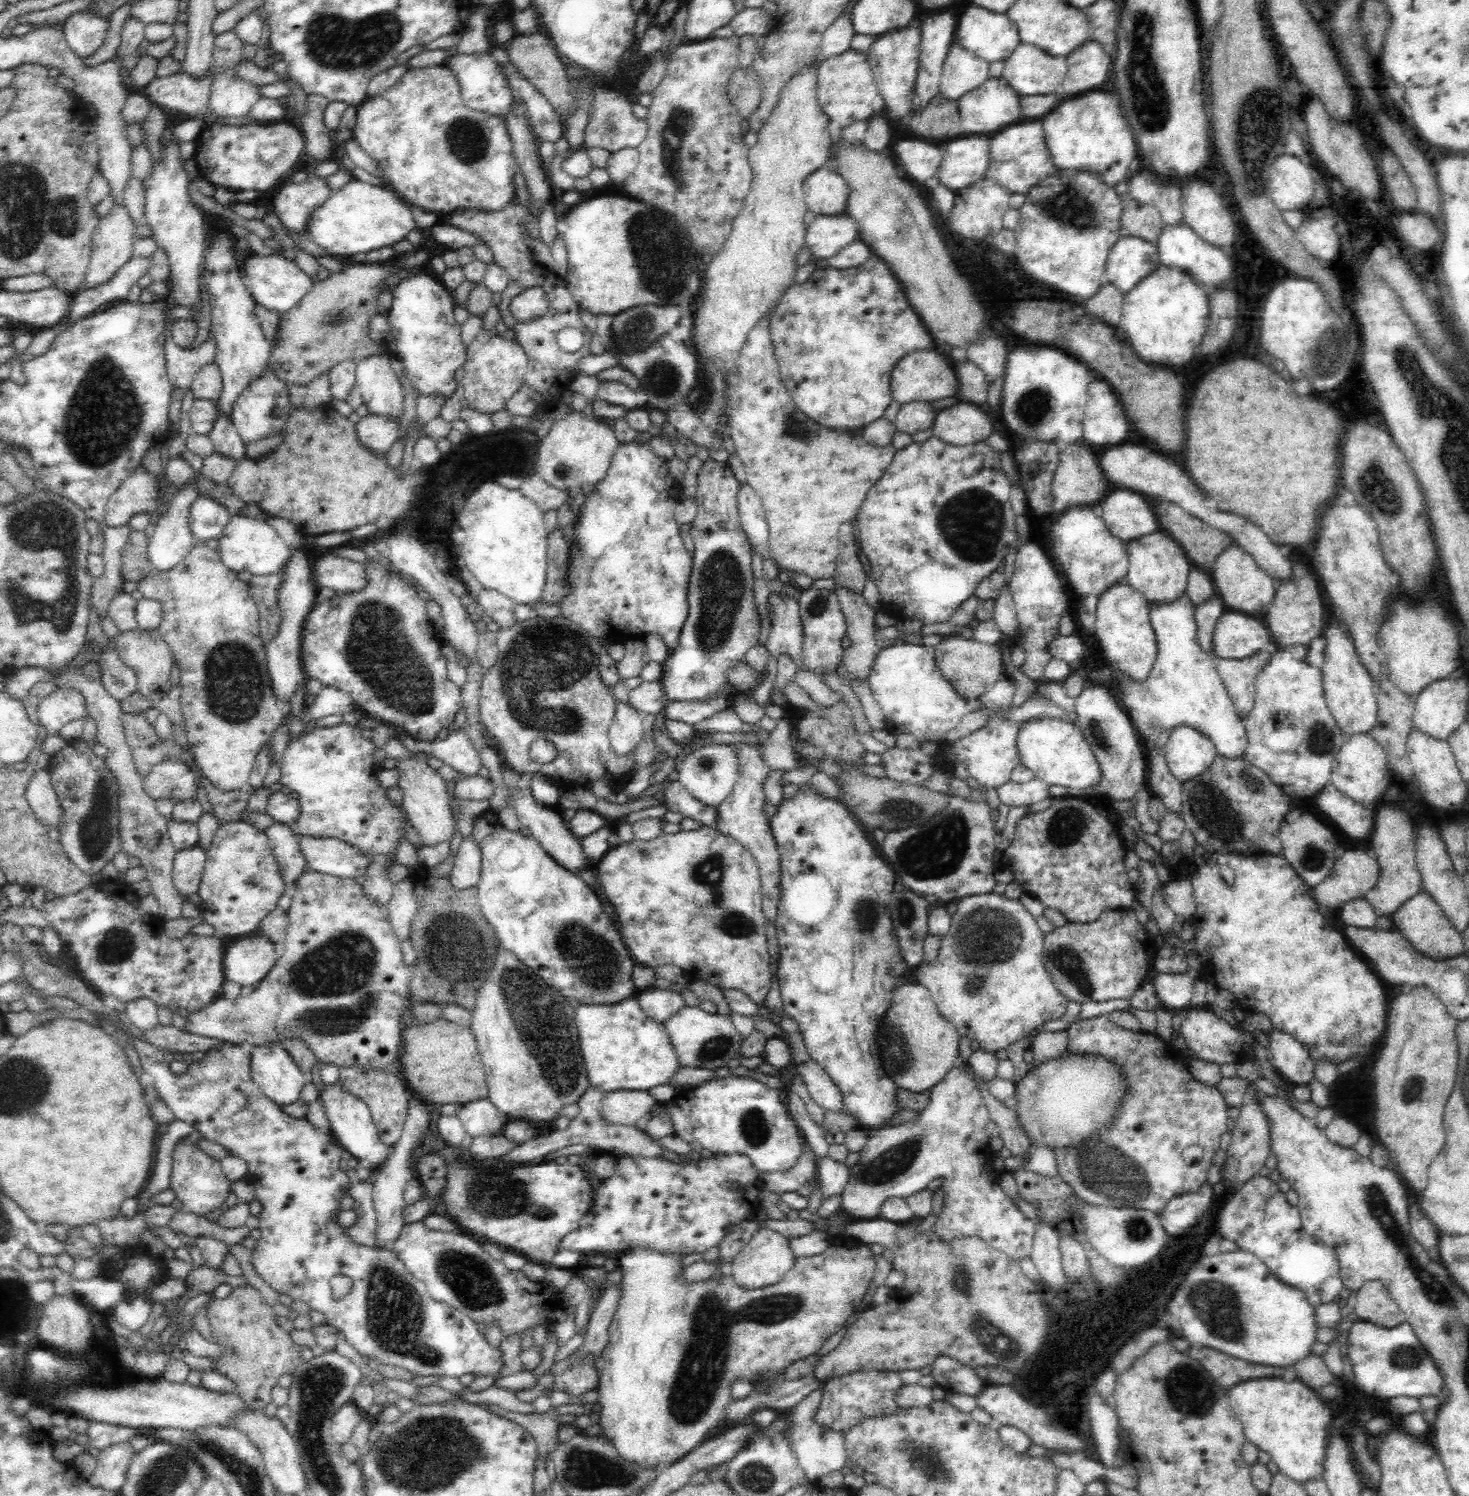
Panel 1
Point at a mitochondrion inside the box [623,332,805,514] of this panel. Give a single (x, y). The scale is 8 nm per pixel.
(670, 381)

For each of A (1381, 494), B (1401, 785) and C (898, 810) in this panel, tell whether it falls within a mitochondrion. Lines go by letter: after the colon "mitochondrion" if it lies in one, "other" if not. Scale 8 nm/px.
A: mitochondrion
B: other
C: mitochondrion

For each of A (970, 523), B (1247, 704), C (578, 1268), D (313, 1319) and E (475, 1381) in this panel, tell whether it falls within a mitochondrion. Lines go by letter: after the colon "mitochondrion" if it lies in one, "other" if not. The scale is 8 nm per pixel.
A: mitochondrion
B: other
C: other
D: other
E: other

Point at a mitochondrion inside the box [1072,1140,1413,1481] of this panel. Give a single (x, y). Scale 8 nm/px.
(1187, 1387)

